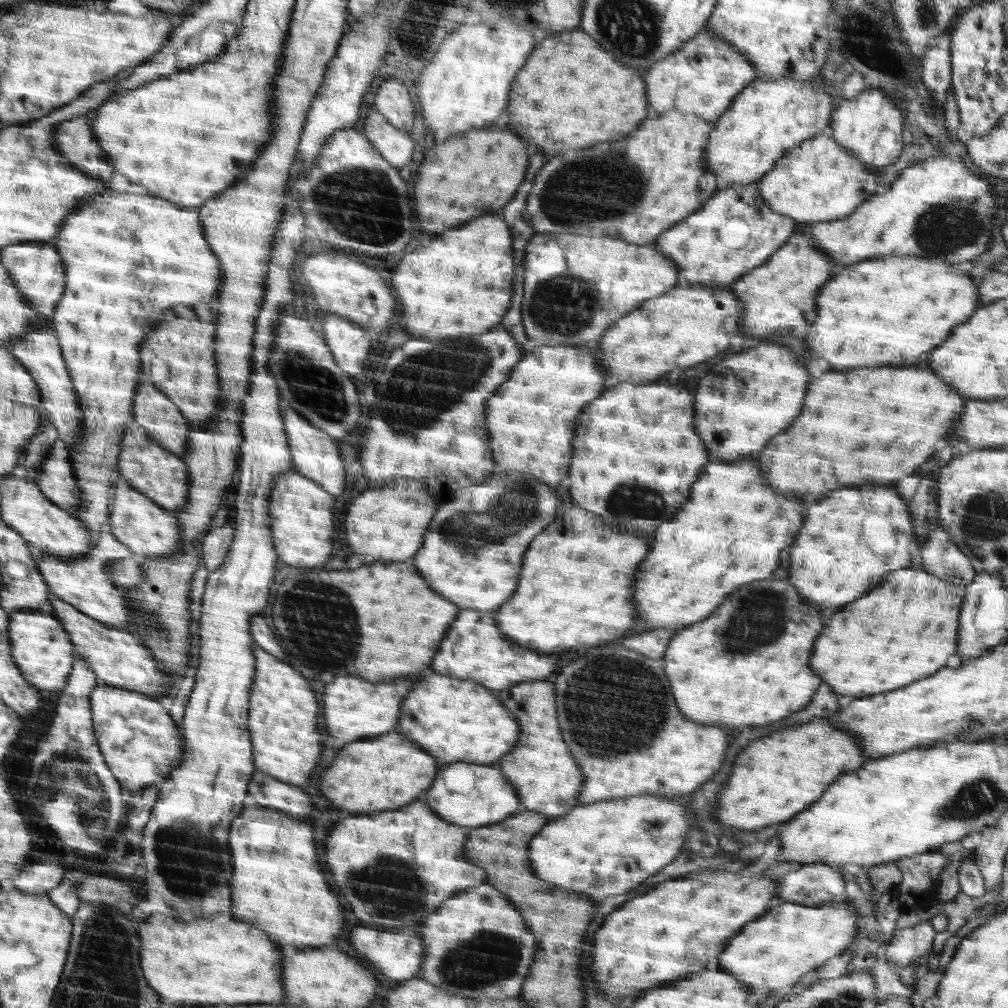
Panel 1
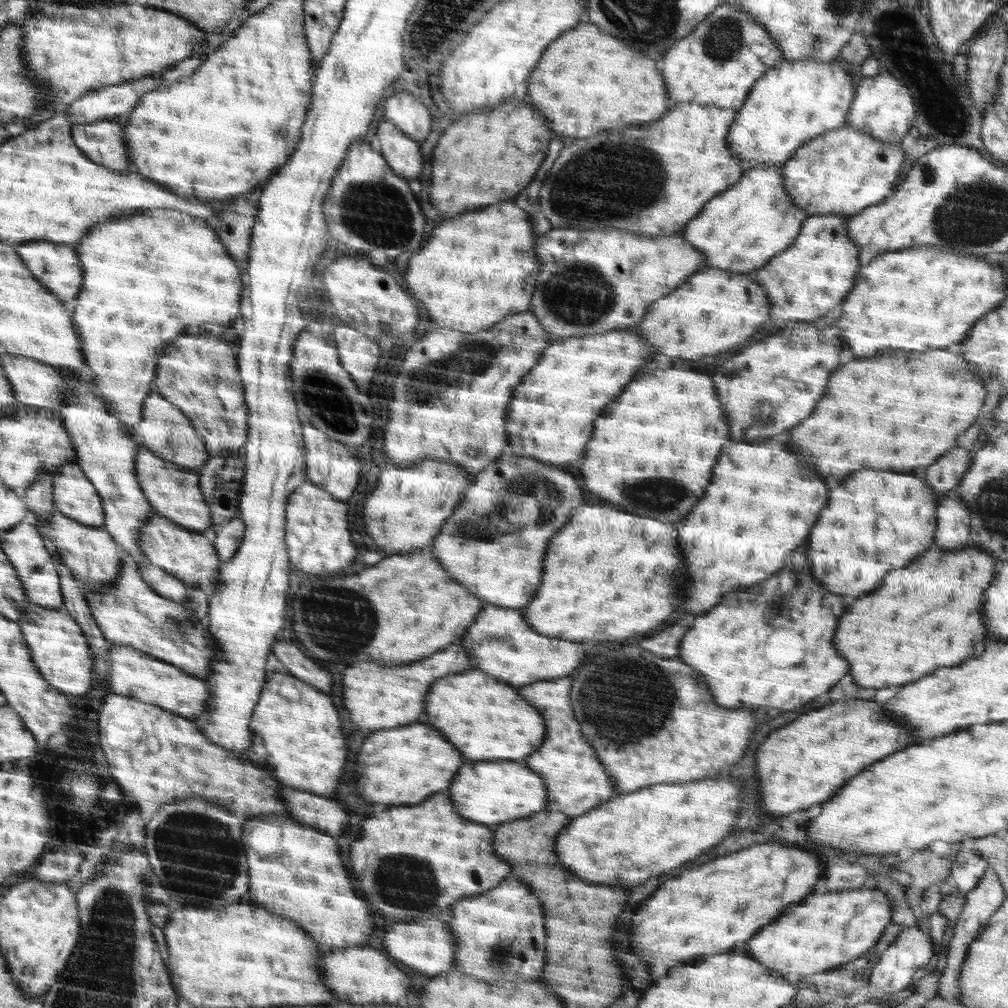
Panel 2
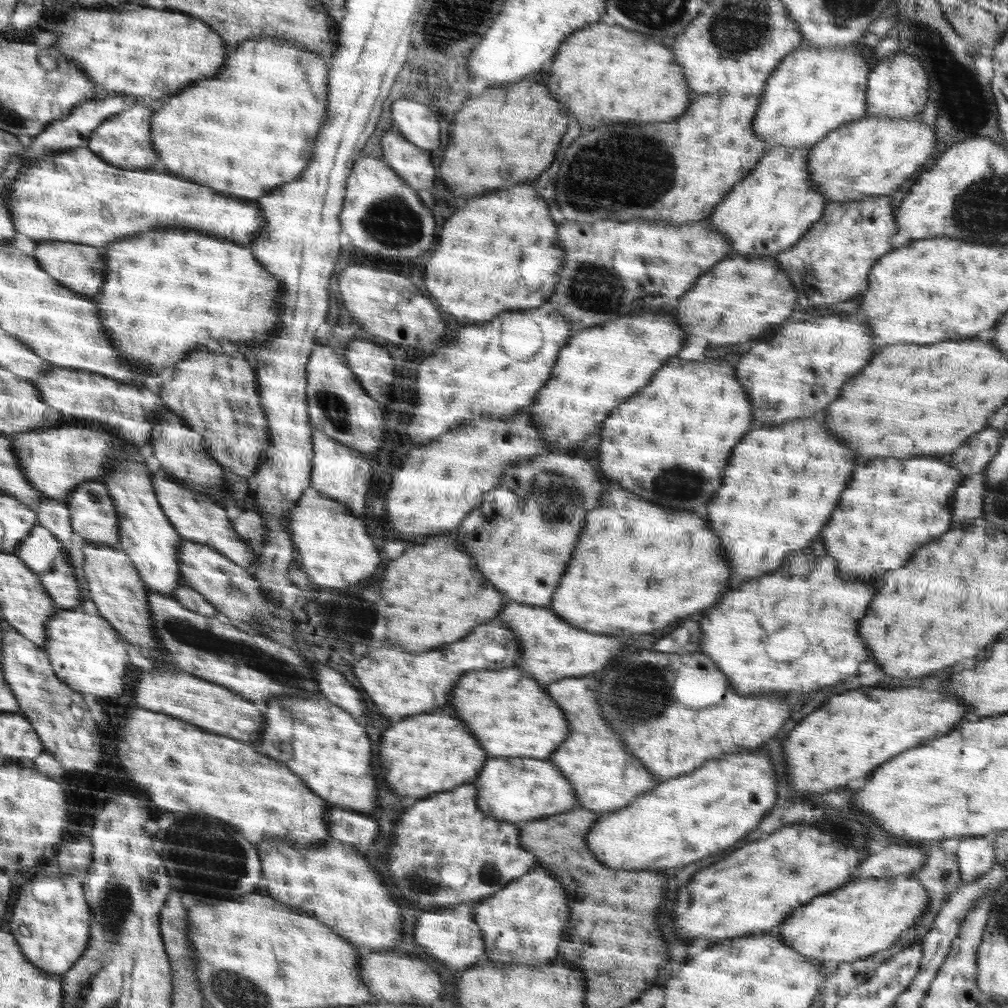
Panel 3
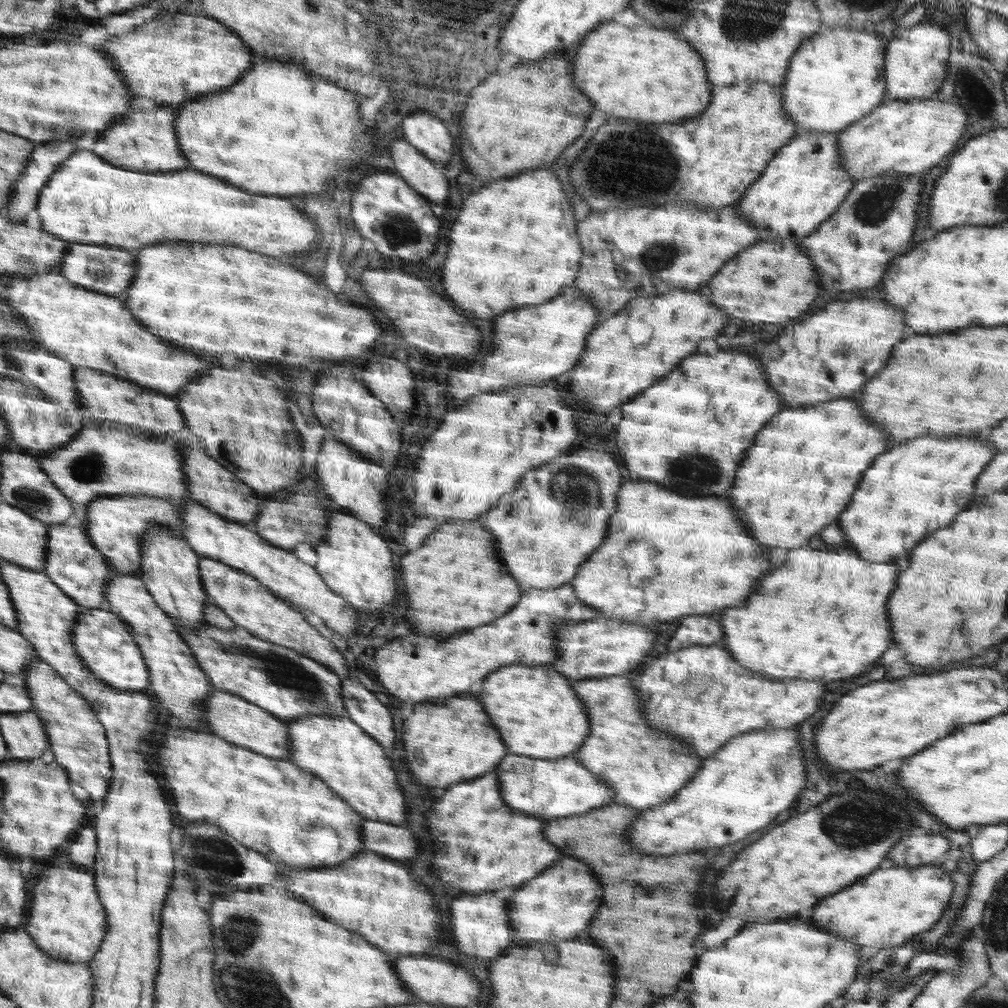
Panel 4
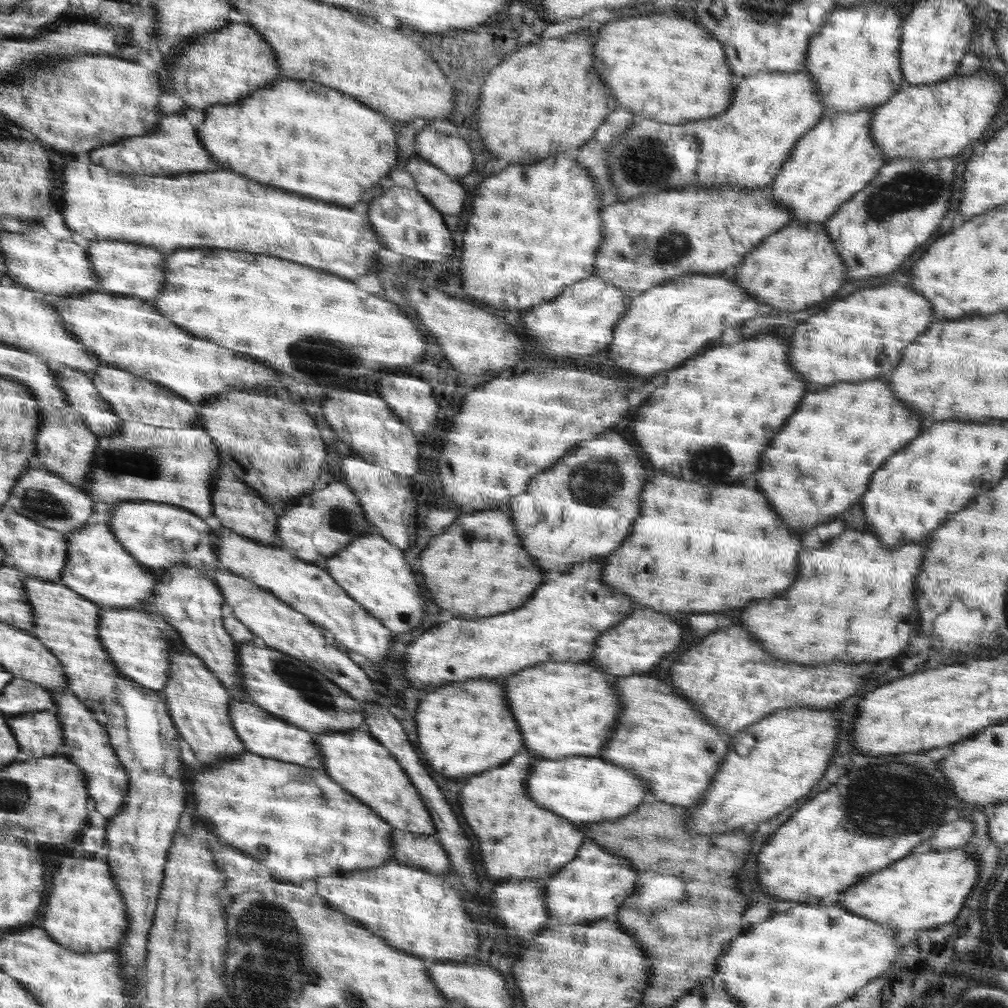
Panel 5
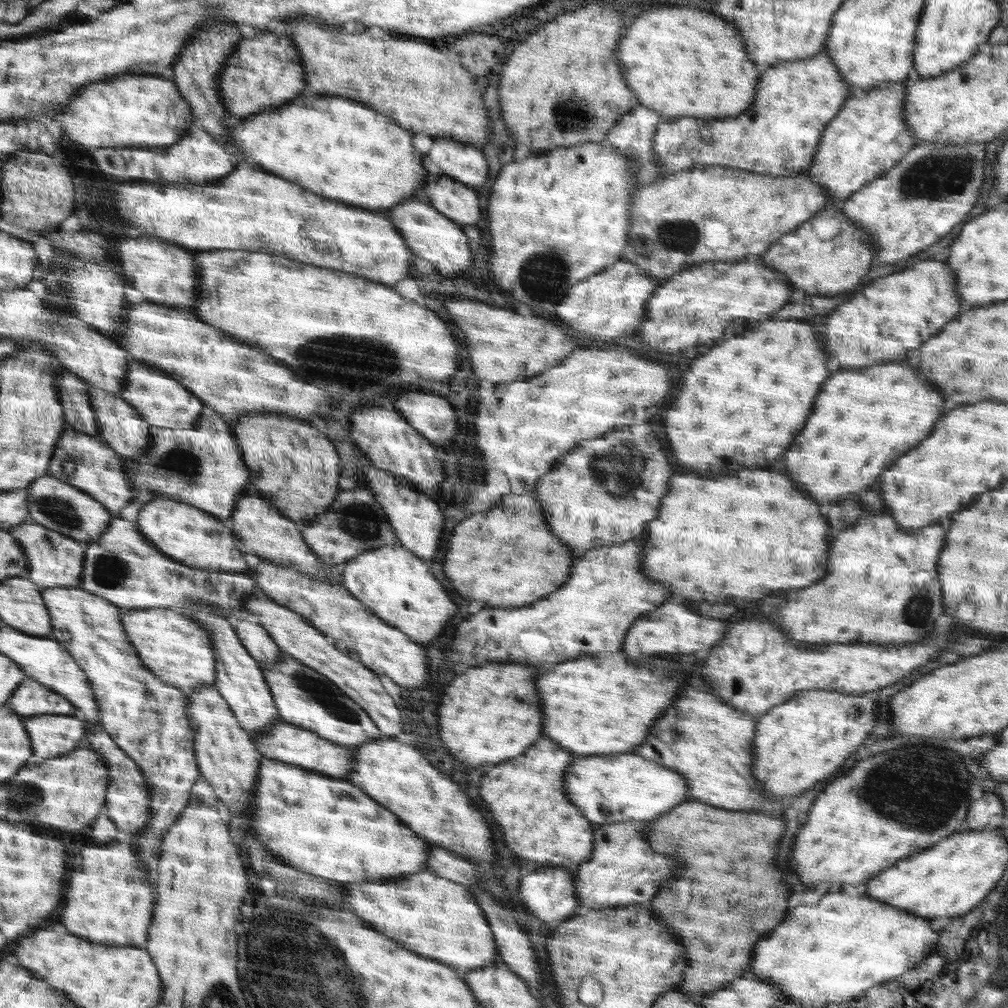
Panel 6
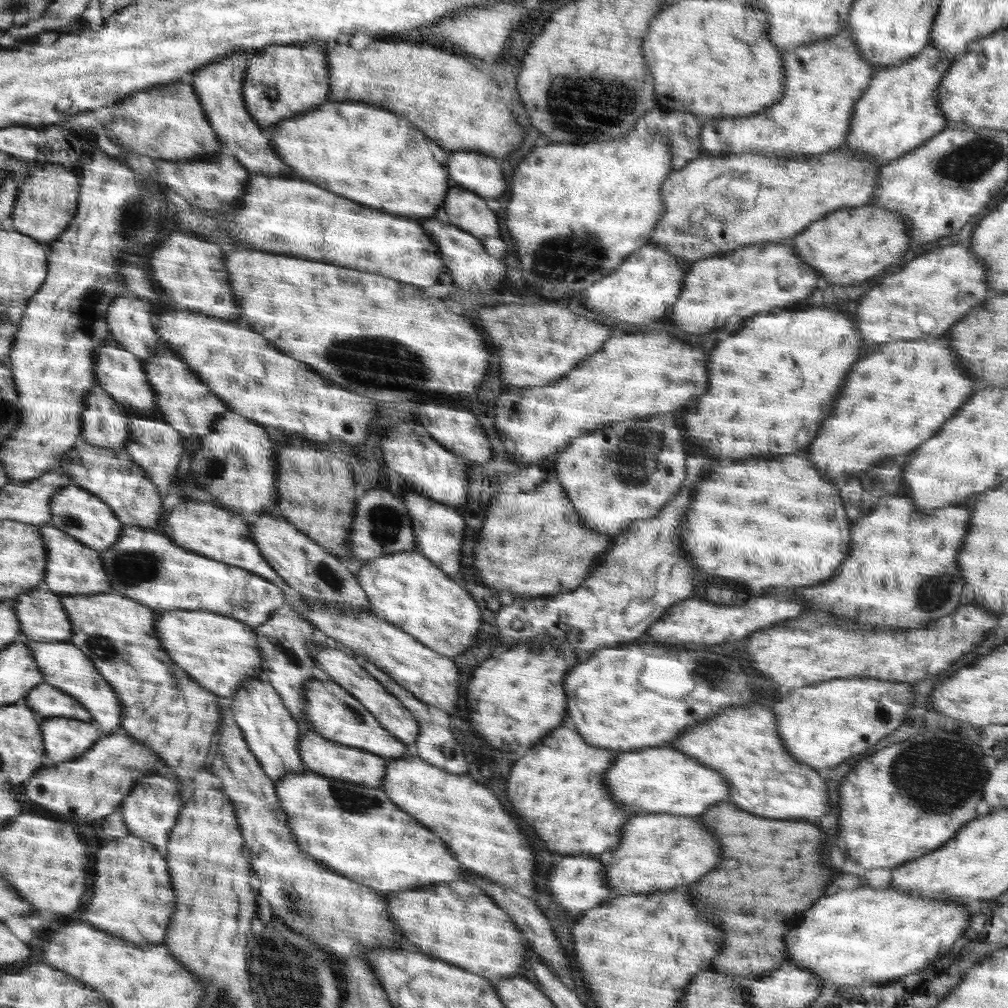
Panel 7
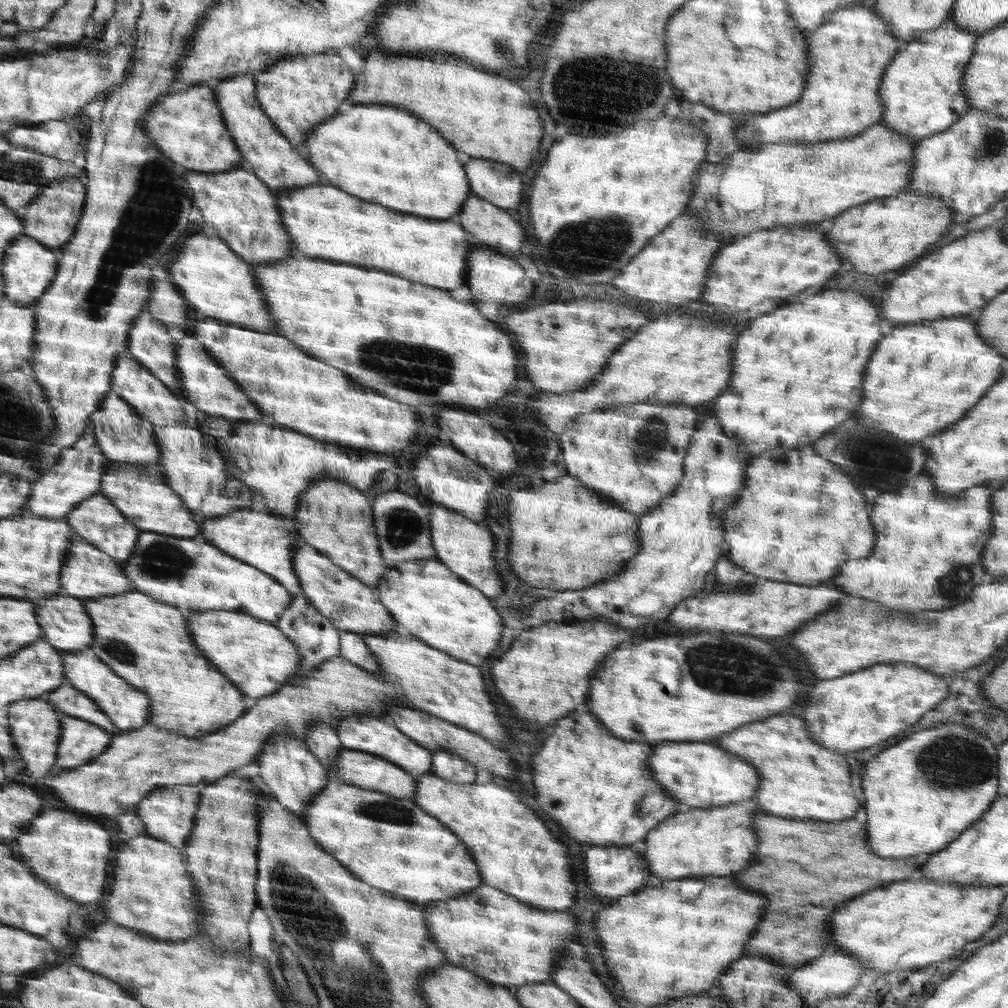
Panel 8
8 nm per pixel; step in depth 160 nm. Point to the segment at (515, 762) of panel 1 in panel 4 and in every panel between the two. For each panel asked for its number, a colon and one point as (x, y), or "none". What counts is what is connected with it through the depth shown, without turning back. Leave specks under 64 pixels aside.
2: (576, 780)
3: (606, 777)
4: (645, 768)

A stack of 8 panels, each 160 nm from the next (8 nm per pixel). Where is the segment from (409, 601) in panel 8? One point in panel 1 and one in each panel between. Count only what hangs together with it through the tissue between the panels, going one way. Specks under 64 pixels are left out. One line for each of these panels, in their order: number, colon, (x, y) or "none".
1: (300, 513)
2: (316, 531)
3: (334, 550)
4: (354, 562)
5: (371, 570)
6: (390, 580)
7: (407, 589)

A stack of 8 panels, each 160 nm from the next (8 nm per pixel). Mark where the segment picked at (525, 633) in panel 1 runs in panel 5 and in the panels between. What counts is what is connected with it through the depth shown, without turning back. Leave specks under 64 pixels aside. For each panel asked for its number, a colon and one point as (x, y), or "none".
2: (612, 574)
3: (630, 552)
4: (663, 547)
5: (694, 548)

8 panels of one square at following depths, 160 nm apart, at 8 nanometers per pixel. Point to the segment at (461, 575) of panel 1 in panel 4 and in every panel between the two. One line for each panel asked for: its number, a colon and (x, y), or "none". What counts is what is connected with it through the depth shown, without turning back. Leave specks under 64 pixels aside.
2: (493, 544)
3: (522, 535)
4: (559, 515)

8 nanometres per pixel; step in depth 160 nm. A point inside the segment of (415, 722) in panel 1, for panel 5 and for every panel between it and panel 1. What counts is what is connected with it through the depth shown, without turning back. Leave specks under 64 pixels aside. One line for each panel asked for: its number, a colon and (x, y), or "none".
2: (487, 720)
3: (507, 711)
4: (533, 707)
5: (566, 709)

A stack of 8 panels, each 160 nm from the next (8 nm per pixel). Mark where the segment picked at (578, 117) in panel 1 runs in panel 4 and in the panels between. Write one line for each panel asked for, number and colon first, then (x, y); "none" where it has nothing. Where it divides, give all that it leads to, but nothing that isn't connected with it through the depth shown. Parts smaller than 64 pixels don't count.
2: (587, 79)
3: (604, 74)
4: (666, 88)

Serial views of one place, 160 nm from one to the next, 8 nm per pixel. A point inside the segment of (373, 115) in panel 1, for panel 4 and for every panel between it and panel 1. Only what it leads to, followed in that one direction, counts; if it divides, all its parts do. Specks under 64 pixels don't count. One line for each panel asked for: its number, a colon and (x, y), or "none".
2: (403, 154)
3: (404, 157)
4: (418, 171)

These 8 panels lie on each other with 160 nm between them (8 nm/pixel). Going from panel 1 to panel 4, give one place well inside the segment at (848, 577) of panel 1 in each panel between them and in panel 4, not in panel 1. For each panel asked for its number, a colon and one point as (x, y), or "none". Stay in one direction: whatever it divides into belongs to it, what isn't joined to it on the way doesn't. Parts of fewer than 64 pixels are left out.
2: (877, 521)
3: (893, 507)
4: (896, 506)

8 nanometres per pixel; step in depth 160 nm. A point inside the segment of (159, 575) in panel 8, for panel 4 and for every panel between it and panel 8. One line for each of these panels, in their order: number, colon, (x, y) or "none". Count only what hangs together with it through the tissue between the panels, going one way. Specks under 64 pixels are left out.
4: (72, 561)
5: (99, 568)
6: (121, 566)
7: (144, 564)

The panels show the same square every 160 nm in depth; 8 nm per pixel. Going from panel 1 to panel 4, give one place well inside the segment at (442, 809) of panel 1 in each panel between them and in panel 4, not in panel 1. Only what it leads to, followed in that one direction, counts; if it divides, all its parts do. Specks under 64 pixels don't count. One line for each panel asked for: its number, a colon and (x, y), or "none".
2: (492, 793)
3: (514, 789)
4: (544, 788)

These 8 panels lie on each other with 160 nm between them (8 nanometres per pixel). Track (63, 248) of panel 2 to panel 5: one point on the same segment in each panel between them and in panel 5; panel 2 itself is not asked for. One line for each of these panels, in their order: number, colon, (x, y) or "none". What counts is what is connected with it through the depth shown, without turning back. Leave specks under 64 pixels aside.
3: (82, 268)
4: (108, 269)
5: (122, 268)

